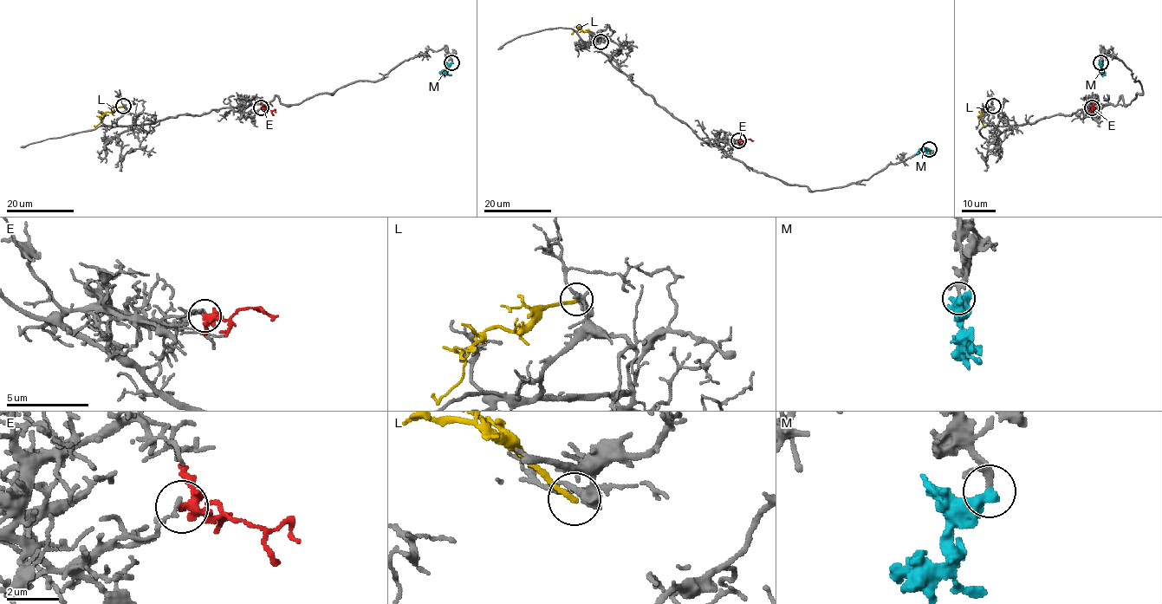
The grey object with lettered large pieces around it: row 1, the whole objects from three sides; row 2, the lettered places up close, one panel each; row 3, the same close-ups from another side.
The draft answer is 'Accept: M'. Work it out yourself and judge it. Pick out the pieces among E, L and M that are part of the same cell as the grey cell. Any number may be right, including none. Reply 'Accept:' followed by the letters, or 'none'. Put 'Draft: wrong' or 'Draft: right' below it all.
Accept: M
Draft: right

